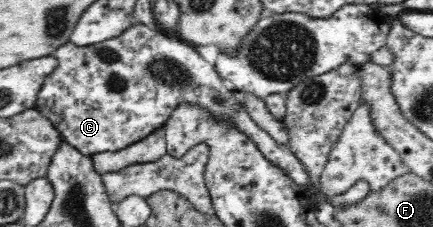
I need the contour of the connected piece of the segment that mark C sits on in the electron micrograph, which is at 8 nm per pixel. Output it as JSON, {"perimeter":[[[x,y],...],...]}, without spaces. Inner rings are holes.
{"perimeter":[[[133,24],[130,28],[127,28],[121,35],[109,38],[94,44],[87,45],[75,45],[73,42],[69,41],[63,45],[58,46],[56,52],[56,61],[58,61],[58,66],[44,79],[41,89],[39,90],[37,99],[36,99],[36,110],[45,116],[54,127],[61,133],[62,139],[68,145],[75,147],[82,155],[92,158],[93,155],[97,153],[117,153],[117,151],[123,151],[143,139],[147,139],[151,133],[164,129],[167,125],[167,121],[171,119],[170,115],[172,111],[181,104],[191,104],[191,106],[201,106],[205,108],[211,116],[216,119],[216,121],[222,121],[224,125],[232,125],[236,127],[240,133],[244,133],[250,141],[256,143],[257,148],[260,149],[260,152],[272,165],[279,167],[291,180],[293,180],[297,185],[305,186],[309,183],[309,174],[305,170],[304,165],[300,163],[300,160],[289,150],[288,145],[279,144],[277,141],[274,141],[271,136],[269,136],[265,131],[262,131],[250,118],[250,115],[247,113],[247,110],[243,108],[242,100],[237,91],[233,89],[228,89],[222,82],[220,75],[215,66],[207,62],[198,52],[195,50],[195,47],[190,43],[183,42],[177,35],[165,32],[162,29],[154,29],[146,26],[145,24]]]}

